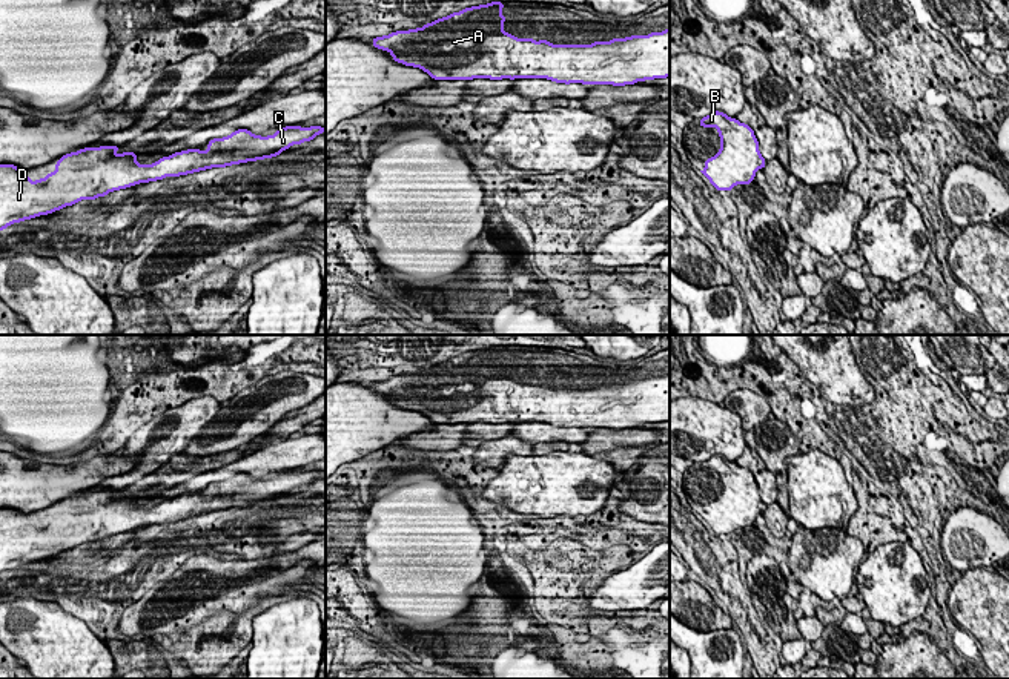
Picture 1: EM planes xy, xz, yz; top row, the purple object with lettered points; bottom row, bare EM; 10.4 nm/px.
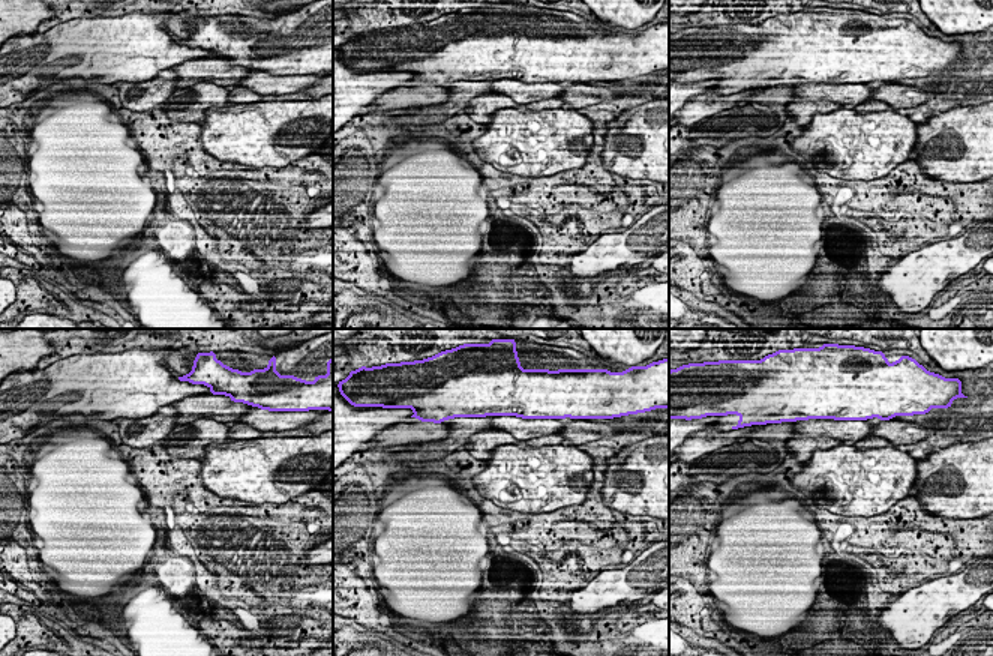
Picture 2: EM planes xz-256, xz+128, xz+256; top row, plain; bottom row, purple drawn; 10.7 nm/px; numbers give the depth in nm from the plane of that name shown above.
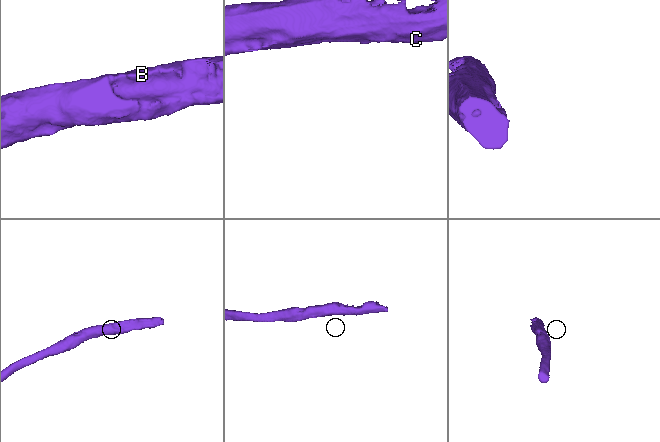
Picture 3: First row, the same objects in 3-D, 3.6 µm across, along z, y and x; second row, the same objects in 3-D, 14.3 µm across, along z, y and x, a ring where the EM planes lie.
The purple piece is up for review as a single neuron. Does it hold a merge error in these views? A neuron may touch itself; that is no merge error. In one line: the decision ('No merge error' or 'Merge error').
No merge error

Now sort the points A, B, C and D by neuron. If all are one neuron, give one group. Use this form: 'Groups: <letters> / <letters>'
Groups: A B C D

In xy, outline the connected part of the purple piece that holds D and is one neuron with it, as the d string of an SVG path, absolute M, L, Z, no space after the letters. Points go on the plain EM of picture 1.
M286 470L276 473L275 479L261 481L249 473L237 473L227 481L210 484L206 495L175 496L152 508L138 508L138 498L134 496L117 499L120 490L88 490L61 499L55 515L37 525L18 510L0 508L0 575L14 565L48 559L86 542L95 545L97 541L140 527L272 502L324 475L321 470Z

